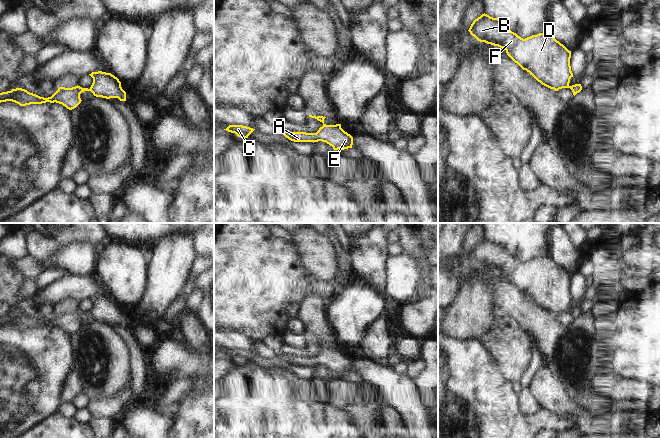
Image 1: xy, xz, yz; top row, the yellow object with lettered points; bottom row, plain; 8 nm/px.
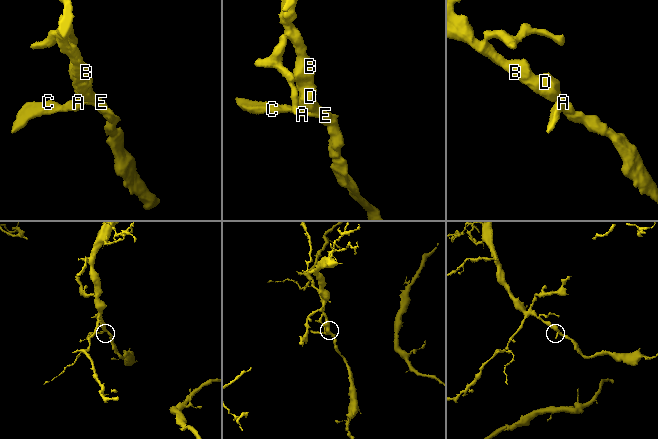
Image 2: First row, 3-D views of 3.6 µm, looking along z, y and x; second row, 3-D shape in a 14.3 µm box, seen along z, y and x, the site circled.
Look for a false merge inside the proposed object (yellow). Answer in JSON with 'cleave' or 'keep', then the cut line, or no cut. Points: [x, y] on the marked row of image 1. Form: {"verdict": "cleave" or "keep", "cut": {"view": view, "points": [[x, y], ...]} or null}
{"verdict": "keep", "cut": null}

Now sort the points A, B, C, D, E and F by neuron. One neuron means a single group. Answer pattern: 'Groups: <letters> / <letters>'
Groups: A B C D E F.

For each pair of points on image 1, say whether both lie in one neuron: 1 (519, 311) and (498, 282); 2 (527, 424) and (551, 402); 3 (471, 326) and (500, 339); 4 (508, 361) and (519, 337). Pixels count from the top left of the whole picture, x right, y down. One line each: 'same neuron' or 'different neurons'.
1: same neuron
2: different neurons
3: different neurons
4: same neuron

